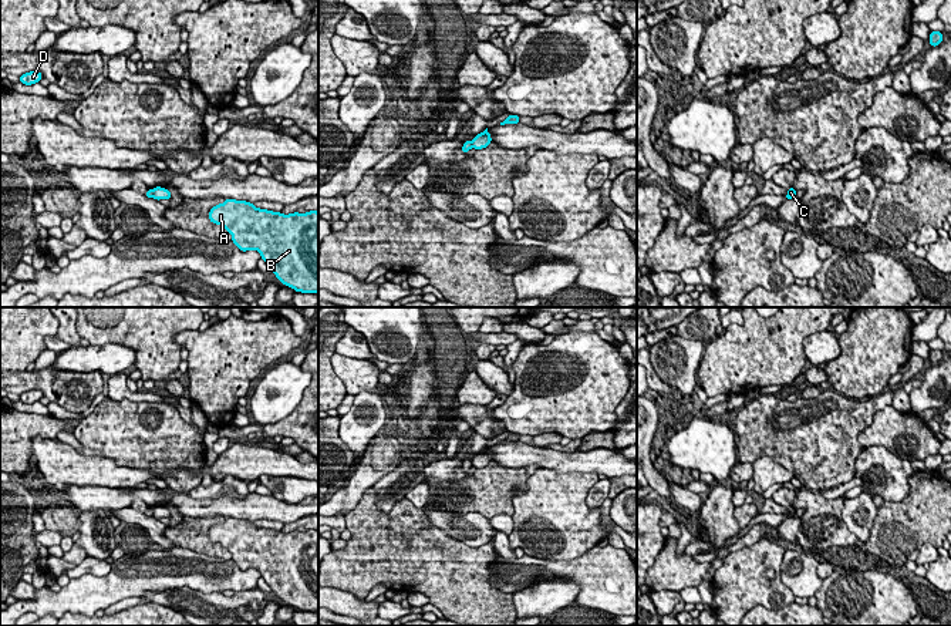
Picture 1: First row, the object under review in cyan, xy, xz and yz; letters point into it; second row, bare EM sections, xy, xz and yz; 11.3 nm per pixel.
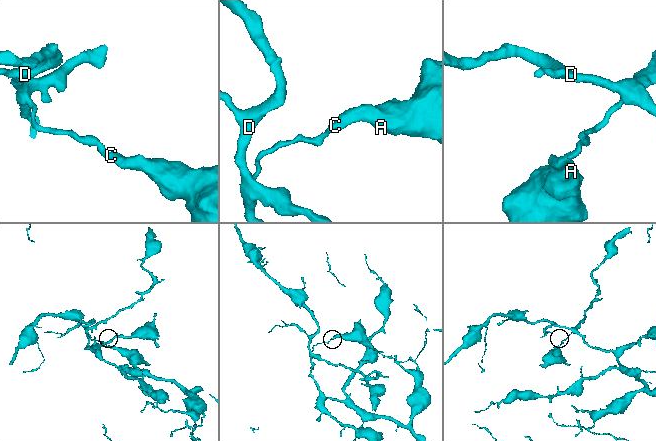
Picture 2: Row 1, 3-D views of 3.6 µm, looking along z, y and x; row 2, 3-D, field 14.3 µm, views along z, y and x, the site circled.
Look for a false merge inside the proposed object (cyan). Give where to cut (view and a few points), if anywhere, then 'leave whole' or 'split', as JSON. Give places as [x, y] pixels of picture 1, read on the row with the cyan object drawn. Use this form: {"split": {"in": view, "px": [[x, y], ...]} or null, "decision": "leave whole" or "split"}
{"split": {"in": "xy", "px": [[151, 189], [154, 197]]}, "decision": "split"}

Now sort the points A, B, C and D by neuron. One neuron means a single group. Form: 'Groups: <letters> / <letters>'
Groups: A B C / D

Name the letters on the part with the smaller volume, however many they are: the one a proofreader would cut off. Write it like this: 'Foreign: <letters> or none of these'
Foreign: A, B, C

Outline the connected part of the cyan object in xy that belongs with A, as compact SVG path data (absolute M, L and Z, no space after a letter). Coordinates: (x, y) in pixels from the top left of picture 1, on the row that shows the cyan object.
M225 199L209 211L209 221L232 235L242 250L257 250L276 277L294 292L318 293L318 212L293 212L284 215L256 208L254 203Z

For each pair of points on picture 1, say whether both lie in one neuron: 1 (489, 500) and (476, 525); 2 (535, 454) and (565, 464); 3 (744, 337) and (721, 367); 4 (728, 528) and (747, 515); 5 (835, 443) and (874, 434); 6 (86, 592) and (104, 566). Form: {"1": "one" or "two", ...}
{"1": "two", "2": "one", "3": "one", "4": "two", "5": "two", "6": "two"}

